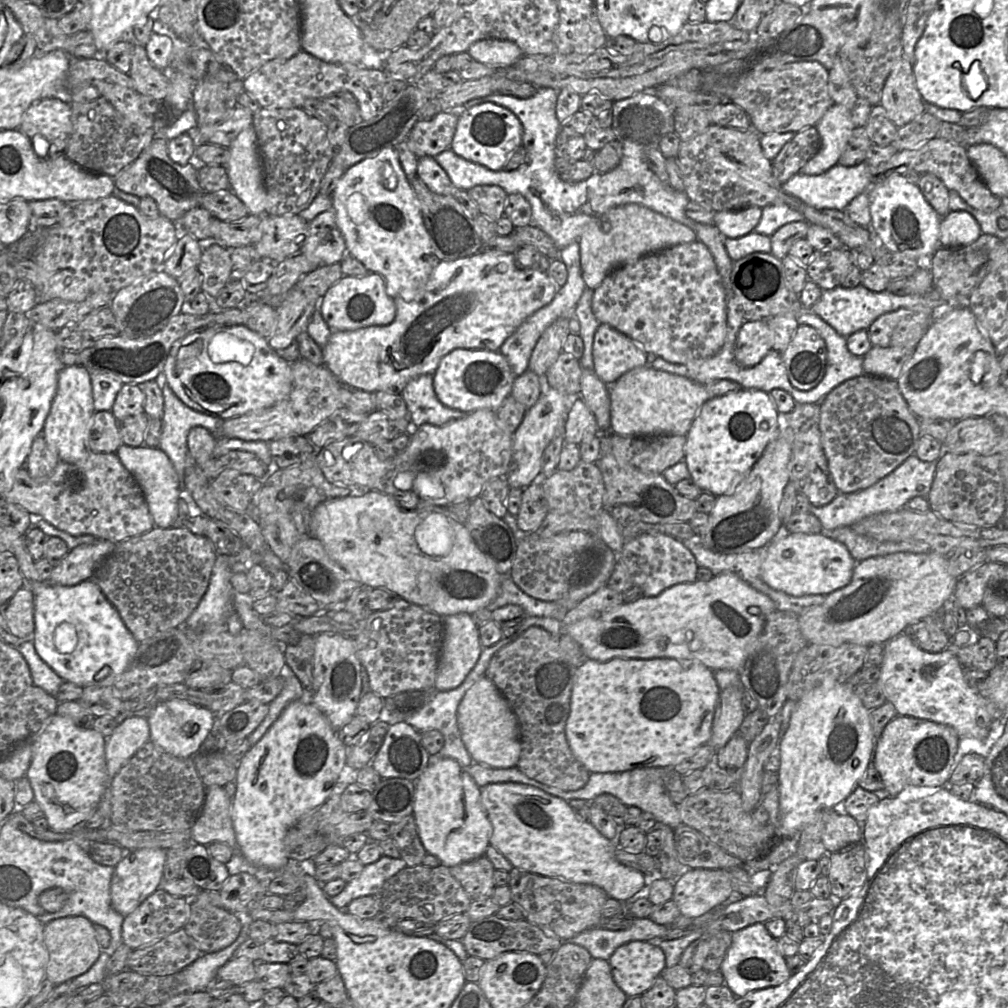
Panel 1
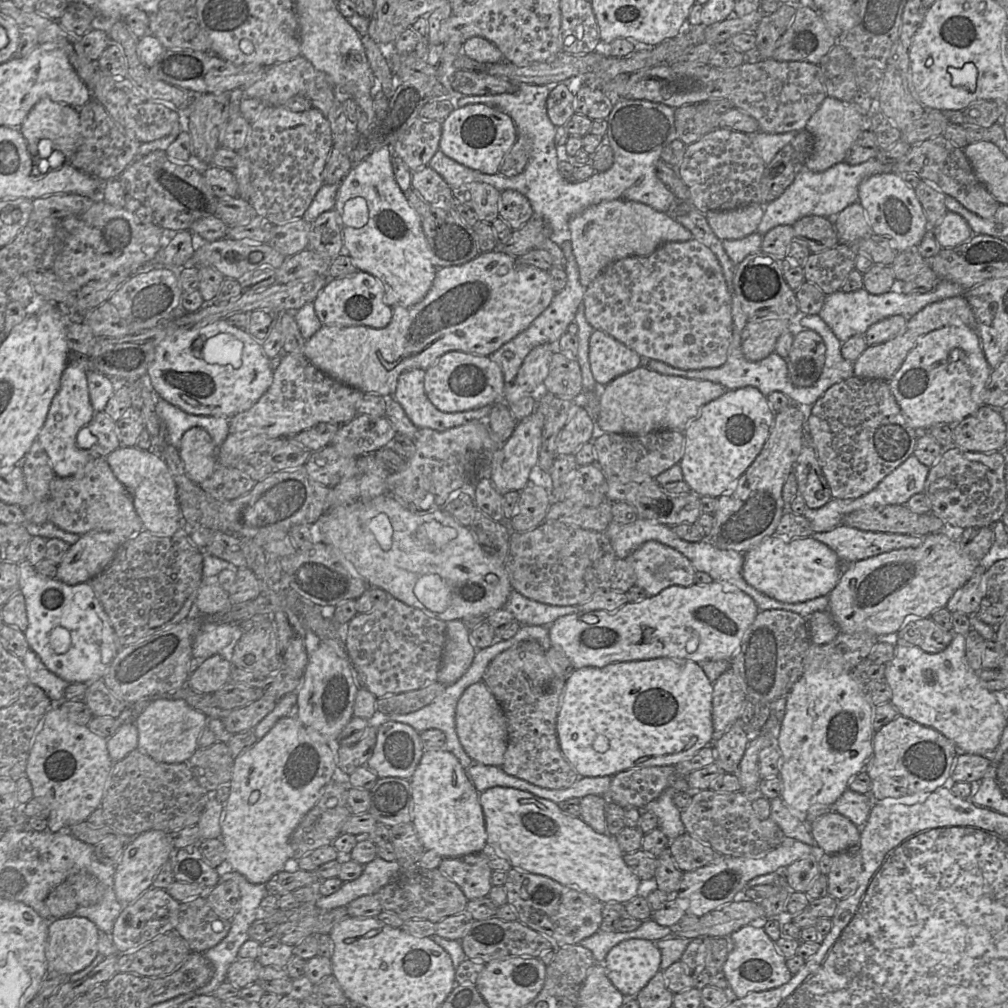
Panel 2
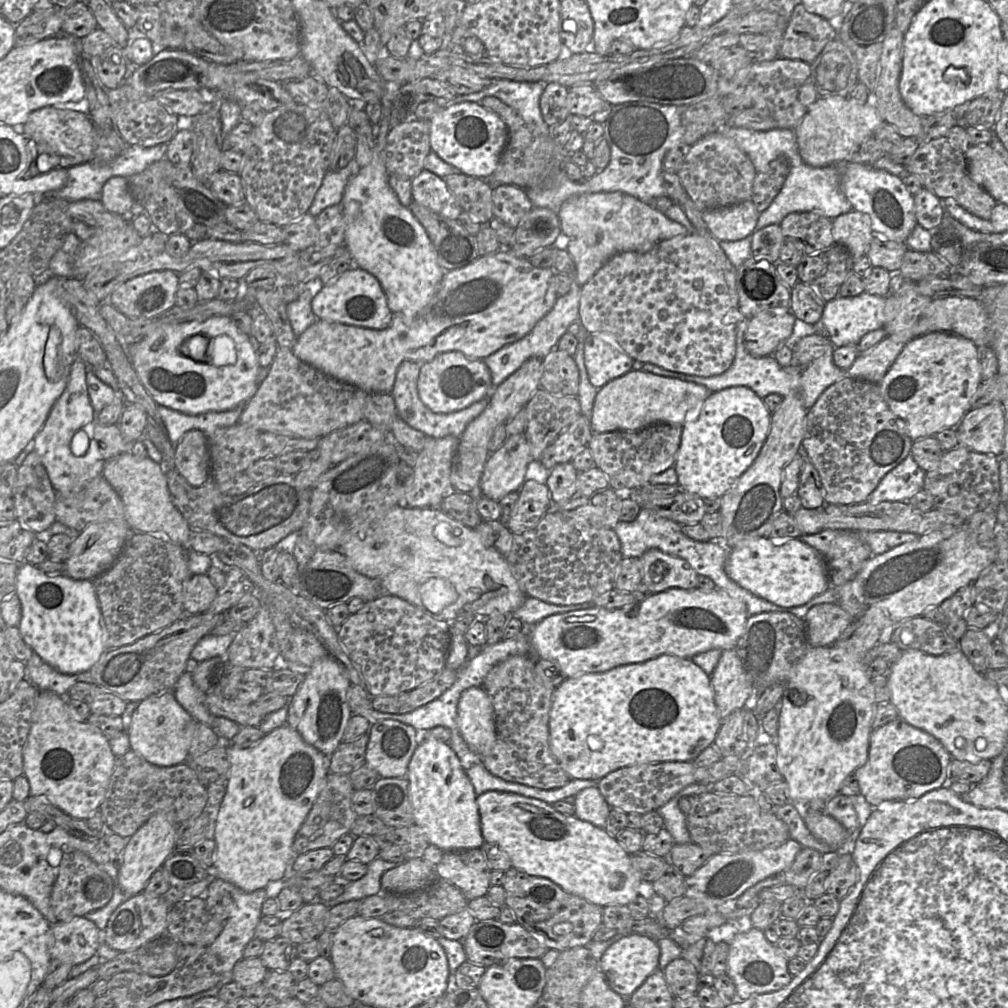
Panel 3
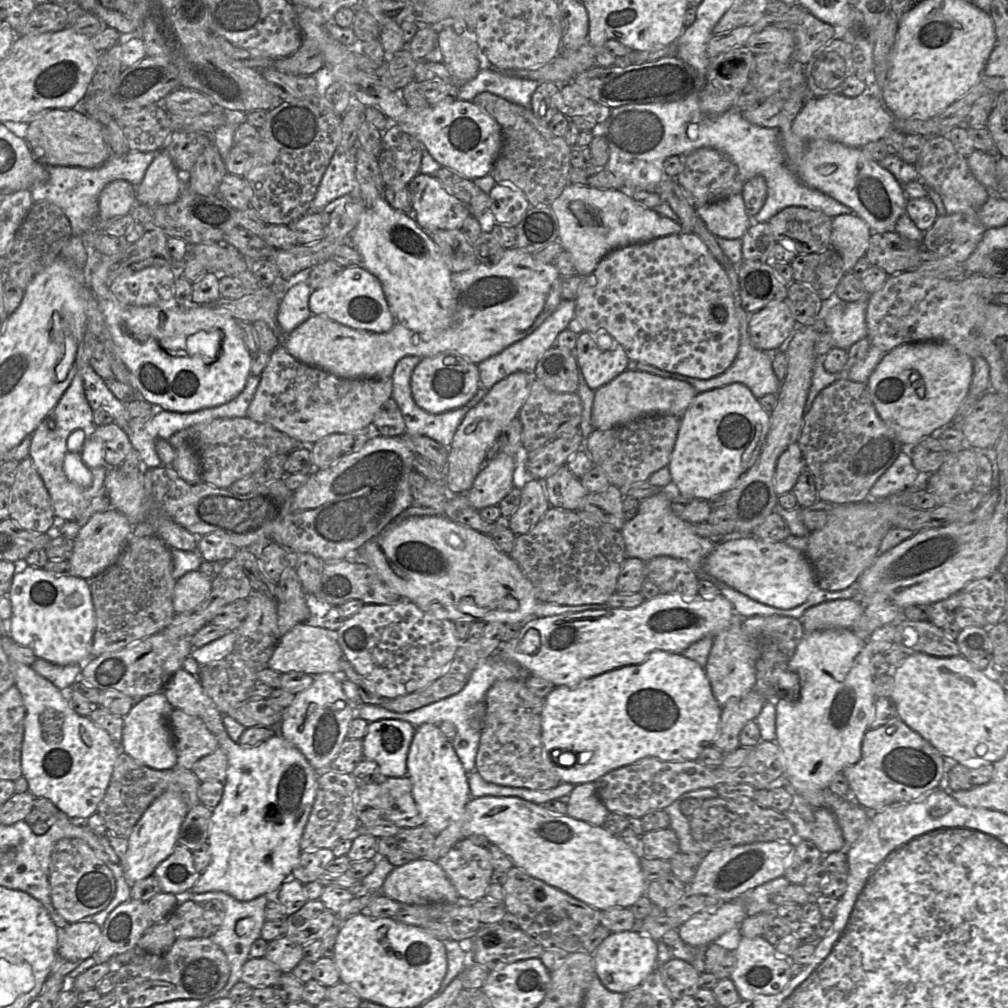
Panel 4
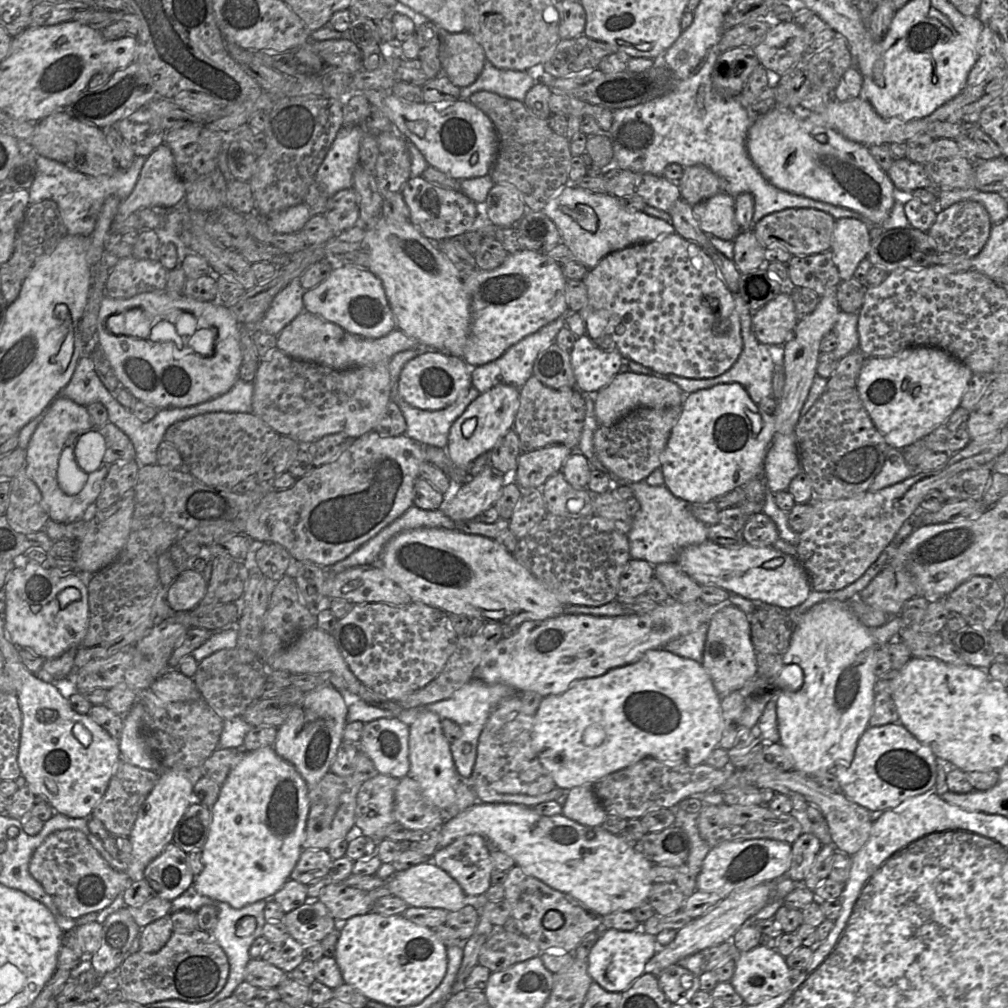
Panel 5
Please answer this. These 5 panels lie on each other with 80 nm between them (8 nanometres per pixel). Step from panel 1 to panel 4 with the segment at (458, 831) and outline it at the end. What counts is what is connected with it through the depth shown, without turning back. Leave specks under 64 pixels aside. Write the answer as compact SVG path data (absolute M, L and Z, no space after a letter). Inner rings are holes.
M435 724L416 727L407 756L407 776L412 781L412 796L424 825L436 836L451 823L460 819L472 796L468 773L460 762L451 741Z

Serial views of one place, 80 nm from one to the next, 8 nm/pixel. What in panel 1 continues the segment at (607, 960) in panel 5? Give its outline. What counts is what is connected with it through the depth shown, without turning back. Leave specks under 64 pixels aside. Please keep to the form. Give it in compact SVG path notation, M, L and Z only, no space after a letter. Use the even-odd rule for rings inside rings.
M647 941L619 946L608 960L616 985L628 996L641 996L666 968L663 950Z

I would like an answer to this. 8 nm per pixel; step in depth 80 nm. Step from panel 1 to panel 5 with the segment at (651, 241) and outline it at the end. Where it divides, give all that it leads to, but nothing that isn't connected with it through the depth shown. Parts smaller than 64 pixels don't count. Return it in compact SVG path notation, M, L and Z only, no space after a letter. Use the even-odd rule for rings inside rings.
M567 183L546 203L542 211L555 223L561 242L568 246L574 259L589 270L613 251L675 233L673 225L667 221L647 215L643 211L626 210L614 195L594 193L573 183Z

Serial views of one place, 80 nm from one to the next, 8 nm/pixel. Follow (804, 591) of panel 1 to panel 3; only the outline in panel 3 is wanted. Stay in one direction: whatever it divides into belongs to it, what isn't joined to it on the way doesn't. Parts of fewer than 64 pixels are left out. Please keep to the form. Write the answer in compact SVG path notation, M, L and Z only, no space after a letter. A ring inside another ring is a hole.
M765 536L742 541L729 549L725 571L742 588L781 607L804 605L831 586L824 556L799 538L773 540Z

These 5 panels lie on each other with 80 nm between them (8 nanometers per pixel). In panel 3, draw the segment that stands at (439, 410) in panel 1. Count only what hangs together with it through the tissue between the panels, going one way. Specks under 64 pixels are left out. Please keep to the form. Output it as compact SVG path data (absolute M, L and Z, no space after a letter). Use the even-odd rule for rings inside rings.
M405 360L397 368L391 395L395 401L397 415L410 427L424 433L427 437L443 438L446 436L458 437L466 426L479 416L486 408L493 395L494 388L490 388L485 397L462 410L451 413L435 413L426 407L418 396L417 381L420 368L424 363Z

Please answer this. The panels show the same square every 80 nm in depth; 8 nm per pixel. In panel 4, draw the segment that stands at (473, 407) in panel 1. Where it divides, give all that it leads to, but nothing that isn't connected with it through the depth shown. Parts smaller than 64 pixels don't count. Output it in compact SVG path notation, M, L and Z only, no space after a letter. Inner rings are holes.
M456 352L424 357L414 368L410 388L413 400L424 411L439 414L466 405L480 388L478 366Z

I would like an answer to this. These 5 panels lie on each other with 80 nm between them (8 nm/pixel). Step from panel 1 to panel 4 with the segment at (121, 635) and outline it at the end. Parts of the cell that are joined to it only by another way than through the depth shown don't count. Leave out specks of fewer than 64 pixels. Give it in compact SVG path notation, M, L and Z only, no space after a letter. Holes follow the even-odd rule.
M28 566L14 574L9 591L12 615L9 622L9 635L18 644L33 651L39 659L57 665L84 665L91 658L91 644L96 620L92 603L89 580L71 574L57 575L43 568Z

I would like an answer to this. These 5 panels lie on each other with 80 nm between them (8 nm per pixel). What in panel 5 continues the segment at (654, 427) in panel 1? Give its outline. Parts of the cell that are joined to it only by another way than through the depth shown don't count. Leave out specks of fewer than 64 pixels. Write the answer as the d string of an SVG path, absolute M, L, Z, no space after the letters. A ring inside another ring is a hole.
M631 371L618 373L606 387L595 394L595 416L599 426L611 426L639 407L661 409L671 406L682 406L686 395L677 384L667 379Z

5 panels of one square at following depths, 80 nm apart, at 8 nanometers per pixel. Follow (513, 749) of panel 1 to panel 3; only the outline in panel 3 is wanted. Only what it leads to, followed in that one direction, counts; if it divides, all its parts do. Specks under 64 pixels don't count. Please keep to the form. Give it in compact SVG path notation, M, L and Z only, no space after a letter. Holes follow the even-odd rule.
M466 689L458 703L457 724L468 747L480 759L489 755L496 742L496 723L491 699L485 689Z

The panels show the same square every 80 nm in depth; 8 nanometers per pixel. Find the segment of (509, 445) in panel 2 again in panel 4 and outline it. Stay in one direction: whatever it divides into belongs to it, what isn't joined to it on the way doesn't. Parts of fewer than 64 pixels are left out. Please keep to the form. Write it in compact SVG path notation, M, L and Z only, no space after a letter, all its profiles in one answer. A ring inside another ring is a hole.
M502 452L486 462L467 492L472 506L481 510L498 505L514 487L515 467L515 459Z

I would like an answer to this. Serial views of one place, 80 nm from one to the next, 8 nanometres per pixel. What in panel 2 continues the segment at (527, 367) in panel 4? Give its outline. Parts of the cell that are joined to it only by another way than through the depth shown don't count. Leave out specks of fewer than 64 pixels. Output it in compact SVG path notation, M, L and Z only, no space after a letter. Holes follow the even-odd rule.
M564 239L561 243L561 248L566 259L565 272L567 274L567 282L564 289L555 294L549 306L524 331L487 356L501 369L506 386L513 382L525 357L535 347L542 344L557 344L560 337L567 331L568 325L574 321L576 312L583 302L586 287L581 284L579 279L579 268L573 254L571 241Z

